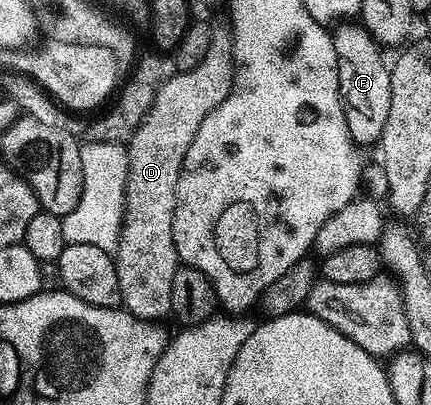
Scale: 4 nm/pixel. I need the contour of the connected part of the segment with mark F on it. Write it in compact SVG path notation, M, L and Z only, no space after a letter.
M362 23L336 24L331 38L333 51L337 51L339 60L339 94L343 100L349 135L356 146L374 146L385 131L385 119L389 119L391 70L388 62L383 62L384 50L371 38Z

